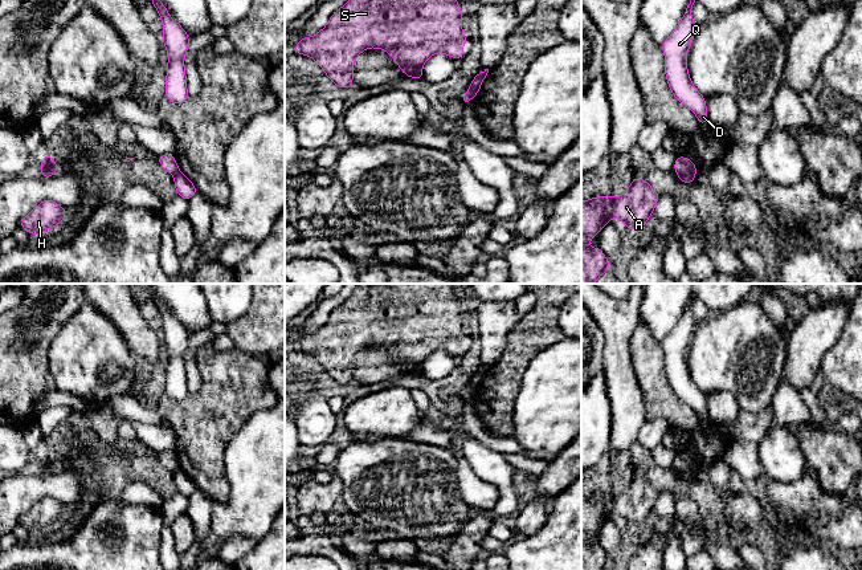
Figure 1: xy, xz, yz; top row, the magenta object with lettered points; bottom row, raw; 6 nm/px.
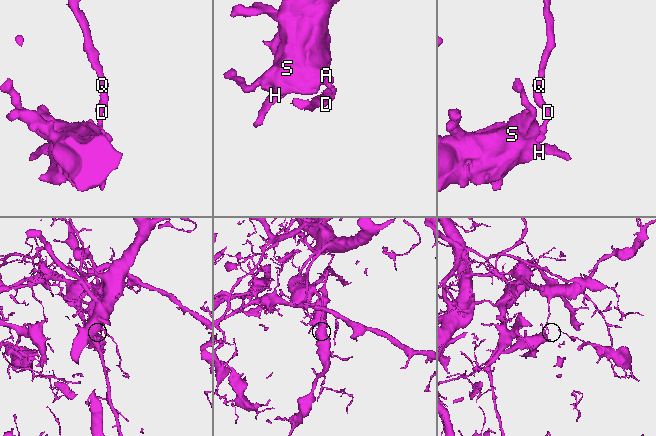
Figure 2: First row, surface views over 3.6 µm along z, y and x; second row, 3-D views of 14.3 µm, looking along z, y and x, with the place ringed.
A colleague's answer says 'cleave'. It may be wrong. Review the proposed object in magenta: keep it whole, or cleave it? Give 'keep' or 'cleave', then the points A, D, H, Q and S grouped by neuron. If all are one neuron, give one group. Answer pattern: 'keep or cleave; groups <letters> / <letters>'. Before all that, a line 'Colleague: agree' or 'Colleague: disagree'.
Colleague: agree
cleave; groups A H S / D Q

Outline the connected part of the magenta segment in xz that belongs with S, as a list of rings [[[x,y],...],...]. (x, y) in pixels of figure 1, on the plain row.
[[[358,284],[322,327],[312,334],[302,334],[294,343],[294,350],[315,357],[335,383],[348,387],[352,383],[355,357],[368,345],[387,347],[407,374],[422,376],[422,365],[430,353],[445,350],[454,357],[463,355],[463,341],[470,337],[463,333],[462,314],[453,284]]]

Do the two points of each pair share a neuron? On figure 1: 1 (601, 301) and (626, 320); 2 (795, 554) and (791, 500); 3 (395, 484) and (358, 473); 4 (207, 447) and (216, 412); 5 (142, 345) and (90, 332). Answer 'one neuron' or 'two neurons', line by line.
1: one neuron
2: two neurons
3: one neuron
4: one neuron
5: two neurons

